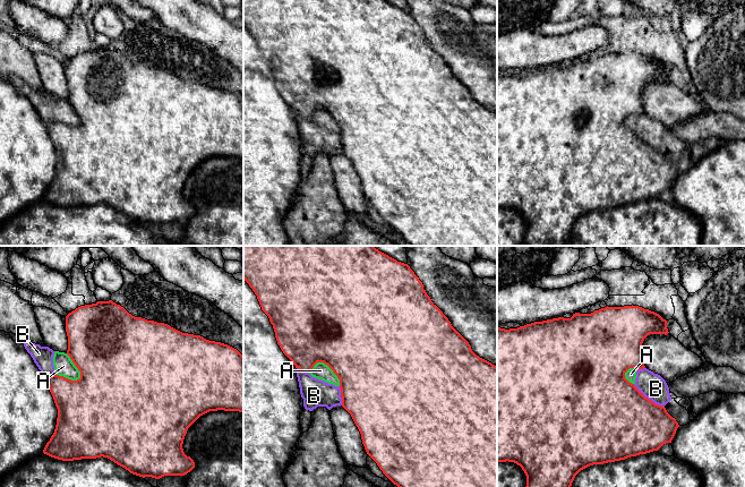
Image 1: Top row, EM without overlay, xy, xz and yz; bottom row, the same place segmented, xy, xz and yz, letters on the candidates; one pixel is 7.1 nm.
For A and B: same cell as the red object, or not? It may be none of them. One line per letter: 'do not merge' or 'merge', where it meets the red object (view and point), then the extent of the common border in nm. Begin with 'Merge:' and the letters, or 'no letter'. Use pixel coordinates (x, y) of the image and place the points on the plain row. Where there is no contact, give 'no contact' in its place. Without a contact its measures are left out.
Merge: no letter
A: do not merge | xy (76, 112) | 220 nm
B: do not merge | yz (648, 145) | 280 nm

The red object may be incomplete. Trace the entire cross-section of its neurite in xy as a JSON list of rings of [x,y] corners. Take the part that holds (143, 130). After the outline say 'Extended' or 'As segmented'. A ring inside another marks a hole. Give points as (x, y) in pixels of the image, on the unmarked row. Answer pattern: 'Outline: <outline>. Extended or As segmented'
Outline: [[[112,46],[80,52],[69,59],[66,78],[67,101],[80,118],[80,125],[48,123],[58,155],[54,179],[43,196],[51,204],[74,207],[103,203],[143,224],[185,222],[195,214],[194,206],[182,195],[188,174],[209,157],[243,157],[243,102],[228,91],[135,63]]]. As segmented

